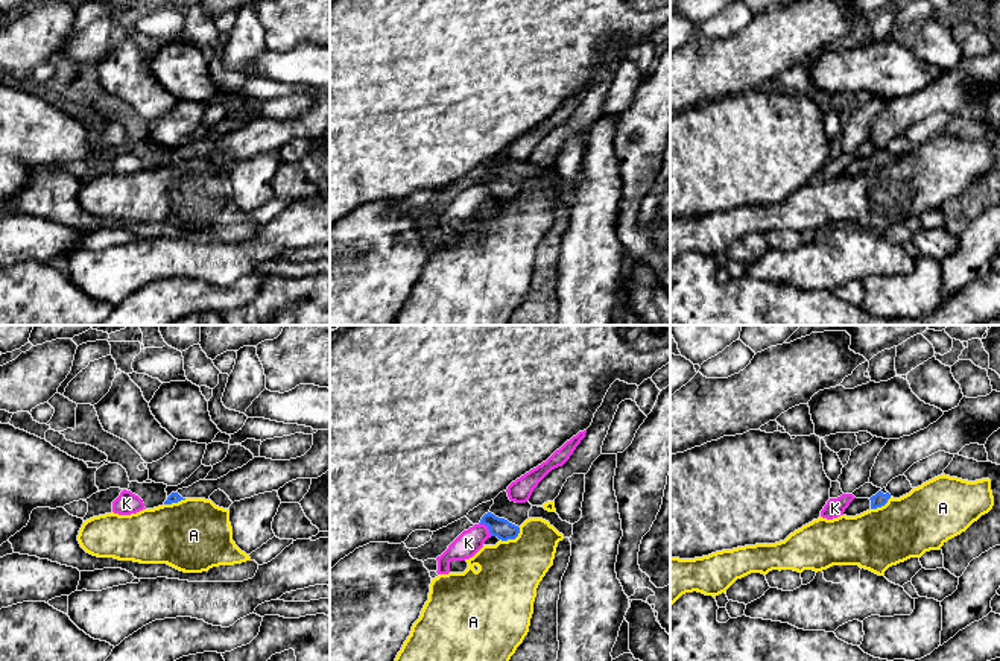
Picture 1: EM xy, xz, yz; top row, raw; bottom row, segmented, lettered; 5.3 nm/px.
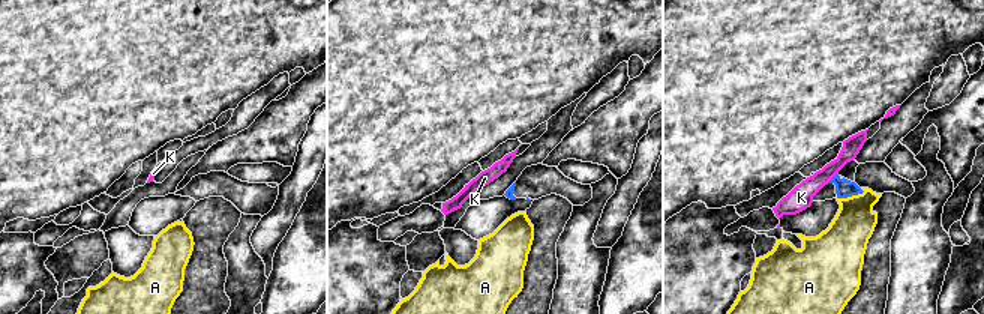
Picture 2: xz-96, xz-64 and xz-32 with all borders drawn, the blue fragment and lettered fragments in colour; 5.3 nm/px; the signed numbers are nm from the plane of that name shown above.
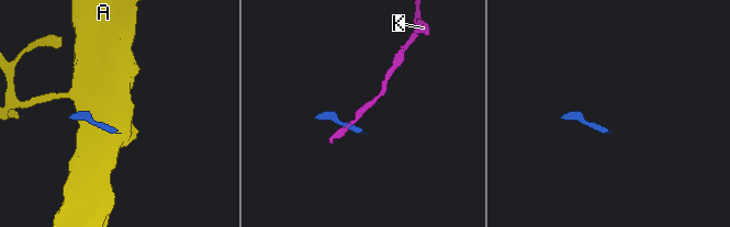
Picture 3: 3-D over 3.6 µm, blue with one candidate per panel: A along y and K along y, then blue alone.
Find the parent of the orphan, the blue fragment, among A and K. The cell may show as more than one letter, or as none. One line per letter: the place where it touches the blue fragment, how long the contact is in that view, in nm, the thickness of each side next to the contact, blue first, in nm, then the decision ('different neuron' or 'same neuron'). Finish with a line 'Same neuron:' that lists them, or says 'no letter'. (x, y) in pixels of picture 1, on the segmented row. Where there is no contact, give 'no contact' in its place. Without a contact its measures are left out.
A: xz (512, 538) | 130 nm | 110/320 nm | different neuron
K: xz (488, 528) | 100 nm | 110/140 nm | different neuron
Same neuron: no letter

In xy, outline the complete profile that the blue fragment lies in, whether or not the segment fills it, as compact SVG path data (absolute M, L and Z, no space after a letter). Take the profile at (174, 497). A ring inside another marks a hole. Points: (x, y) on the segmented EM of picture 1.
M330 430L313 433L312 448L301 457L290 460L272 460L254 457L242 468L229 471L217 480L199 480L188 488L172 492L164 504L185 498L205 498L220 489L229 500L240 501L258 494L278 491L296 479L318 479L330 470Z

